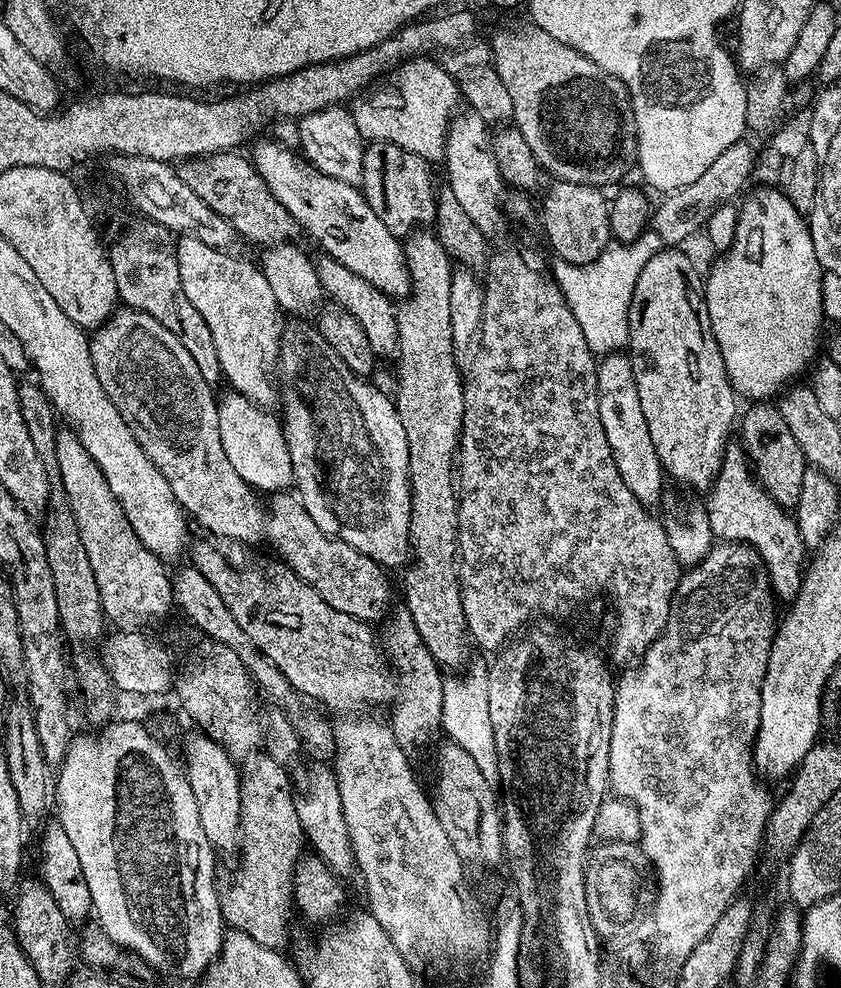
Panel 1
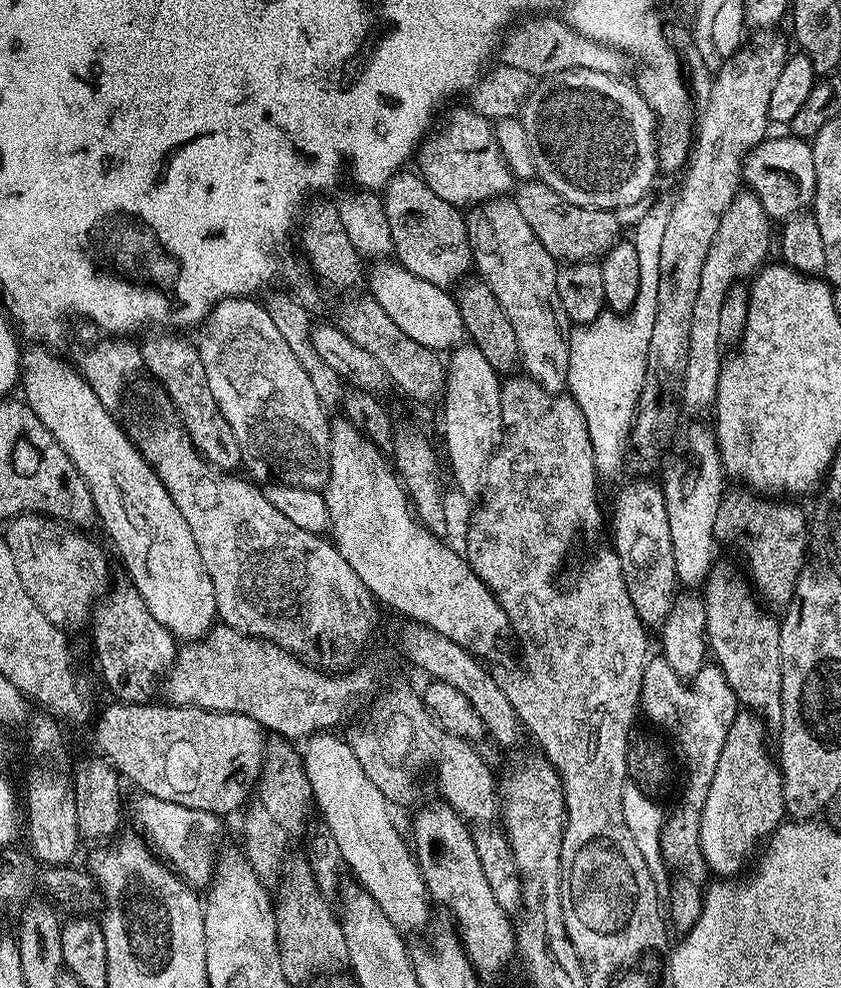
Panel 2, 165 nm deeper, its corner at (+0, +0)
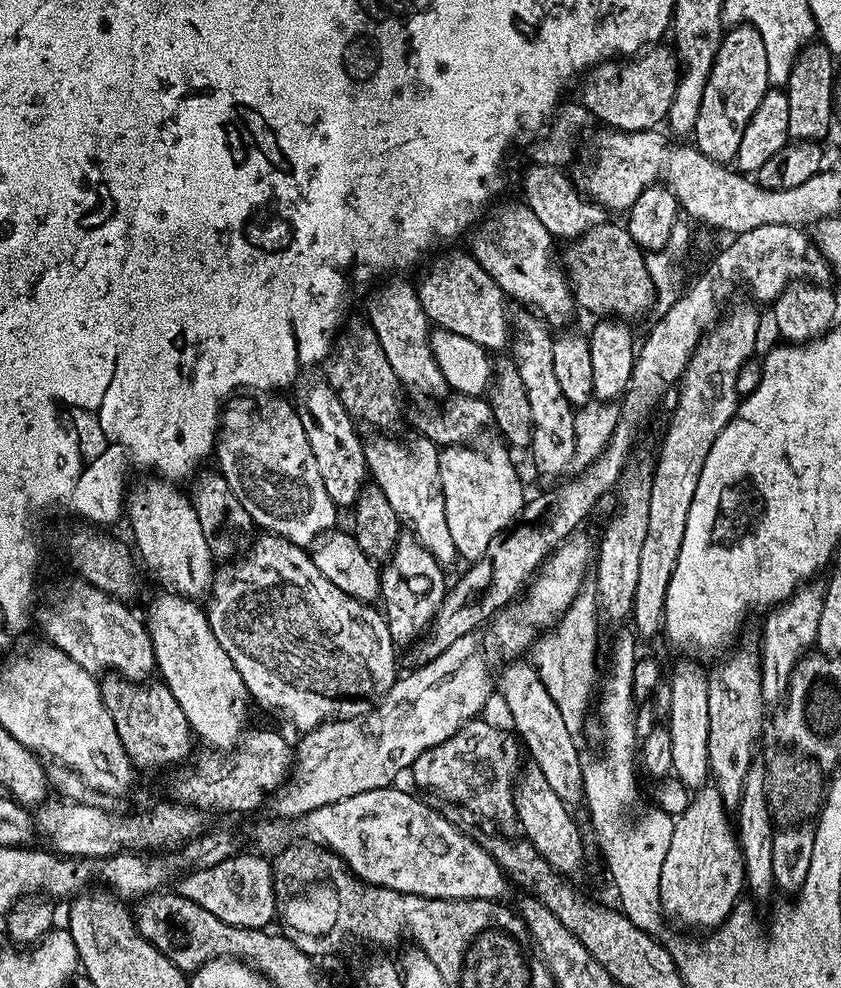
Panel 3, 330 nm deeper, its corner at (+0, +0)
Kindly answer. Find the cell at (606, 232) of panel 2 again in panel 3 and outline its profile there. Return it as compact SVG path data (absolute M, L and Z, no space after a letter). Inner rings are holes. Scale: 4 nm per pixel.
M605 222L594 226L565 248L568 249L564 252L562 267L577 309L585 308L596 318L619 318L632 322L635 316L653 307L656 290L647 272L646 252L636 244L623 223Z

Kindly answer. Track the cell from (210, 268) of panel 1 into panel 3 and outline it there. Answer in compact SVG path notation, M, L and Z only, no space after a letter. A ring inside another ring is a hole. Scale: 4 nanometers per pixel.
M232 398L227 401L226 407L223 409L220 417L220 427L218 429L218 439L214 449L214 460L217 460L218 471L224 475L226 482L229 483L230 490L234 492L234 496L245 507L250 515L253 525L257 529L263 530L265 533L281 536L286 538L291 544L301 546L312 546L317 543L325 534L331 533L337 527L336 512L338 505L330 498L330 494L326 494L326 486L322 483L322 474L318 471L318 461L314 458L314 450L310 450L310 438L306 438L306 430L304 429L304 418L299 411L296 412L284 400L268 400L261 408L255 408L248 400L236 400L240 398Z

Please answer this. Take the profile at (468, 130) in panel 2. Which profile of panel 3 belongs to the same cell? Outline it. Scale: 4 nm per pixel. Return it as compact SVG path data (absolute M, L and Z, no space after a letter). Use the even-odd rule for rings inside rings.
M523 202L504 204L493 216L485 215L475 225L471 236L470 255L482 266L482 270L486 270L486 274L490 274L490 278L494 278L494 282L498 282L505 297L512 299L513 296L520 306L527 306L539 314L553 329L560 330L567 325L564 323L571 318L572 312L574 313L572 289L568 286L568 277L564 275L563 267L557 261L556 264L552 261L554 237L550 234L550 230L546 230L546 226L542 226L542 222L538 222L534 210L530 210Z

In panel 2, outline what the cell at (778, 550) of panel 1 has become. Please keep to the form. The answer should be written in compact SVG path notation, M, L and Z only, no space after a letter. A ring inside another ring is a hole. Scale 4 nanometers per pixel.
M716 566L702 585L707 647L712 656L716 655L715 663L723 670L726 682L730 682L737 701L761 717L776 718L780 715L782 686L780 620L763 612L768 610L761 607L753 589L741 576L728 568Z

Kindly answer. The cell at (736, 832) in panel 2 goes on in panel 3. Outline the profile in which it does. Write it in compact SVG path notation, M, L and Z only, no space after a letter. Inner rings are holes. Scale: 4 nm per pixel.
M705 786L695 793L689 799L688 805L686 806L683 813L675 817L675 824L673 826L673 833L670 839L670 846L666 853L666 858L662 862L662 874L660 875L660 910L665 917L668 916L672 920L677 920L680 924L685 924L688 928L708 928L704 930L715 930L720 927L721 924L727 920L728 916L732 912L733 908L736 907L738 901L741 899L740 891L745 891L746 888L746 877L744 874L744 855L740 849L740 841L737 833L732 832L728 829L728 816L729 813L724 807L720 795L716 793L715 787Z

